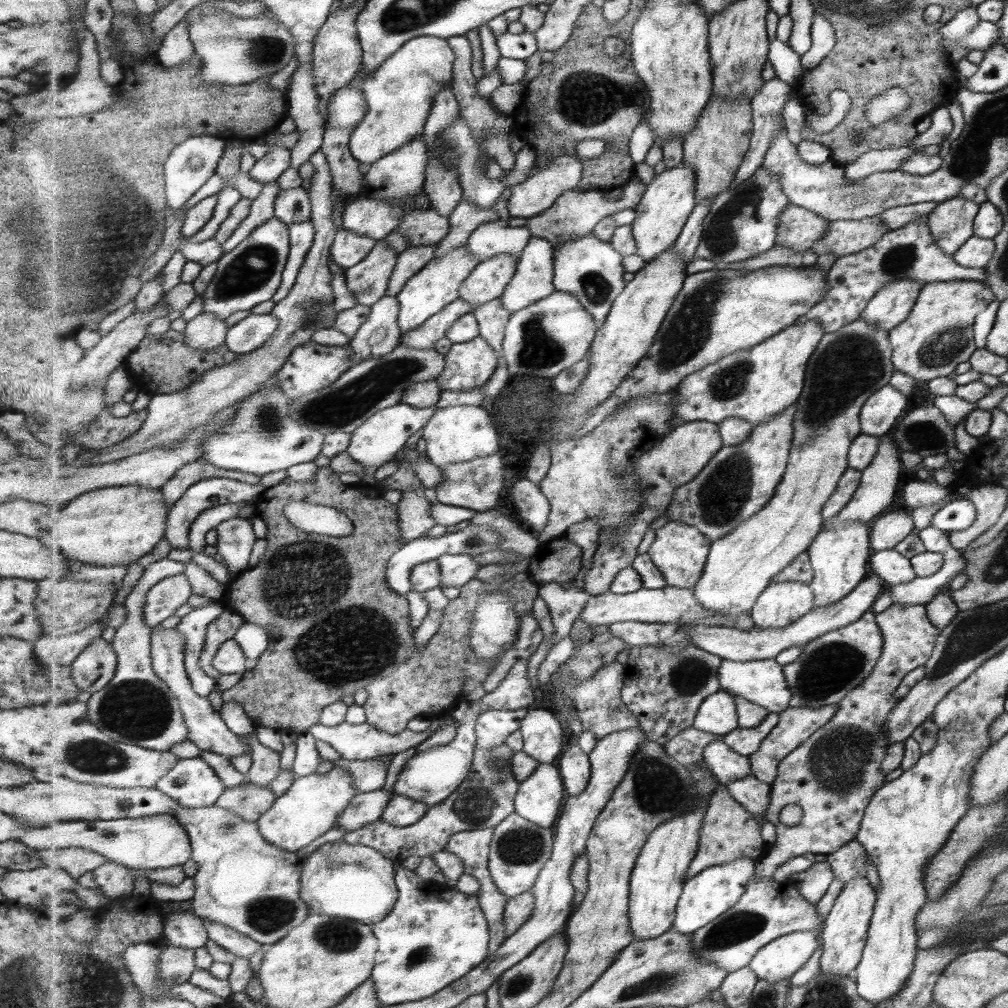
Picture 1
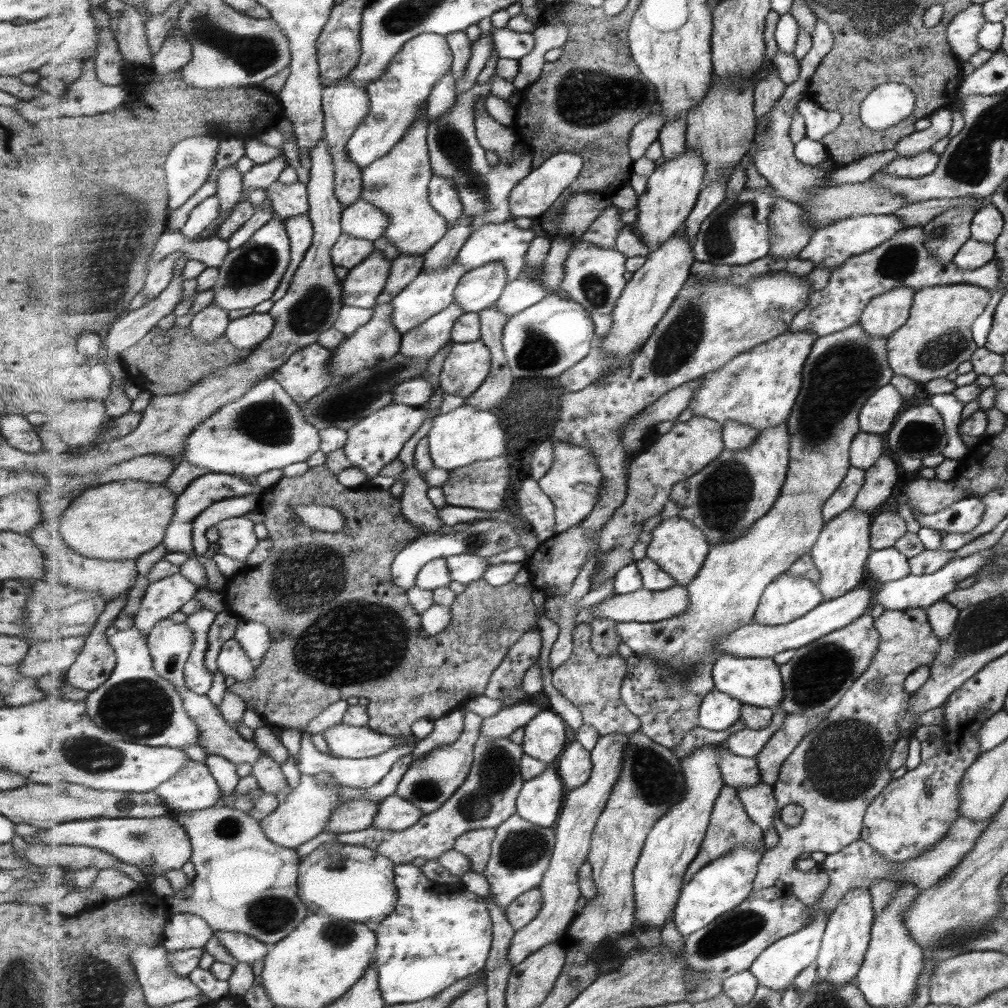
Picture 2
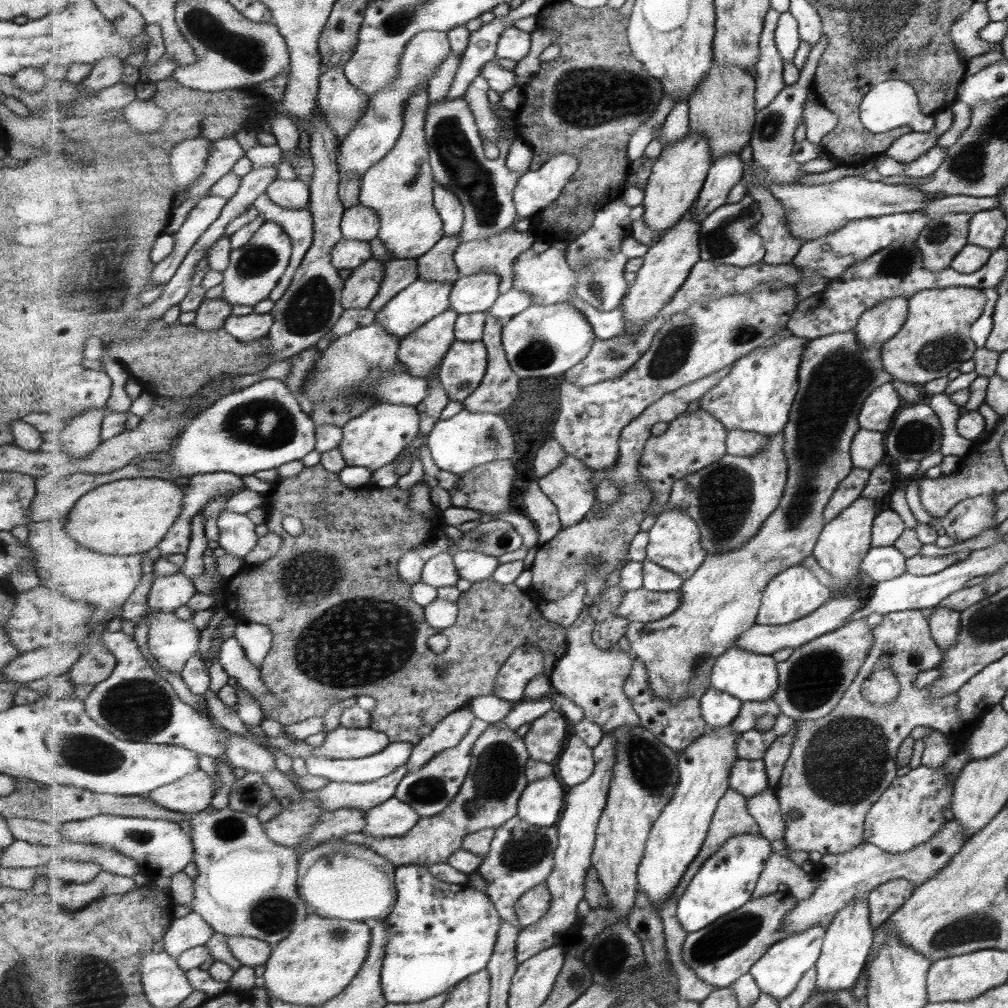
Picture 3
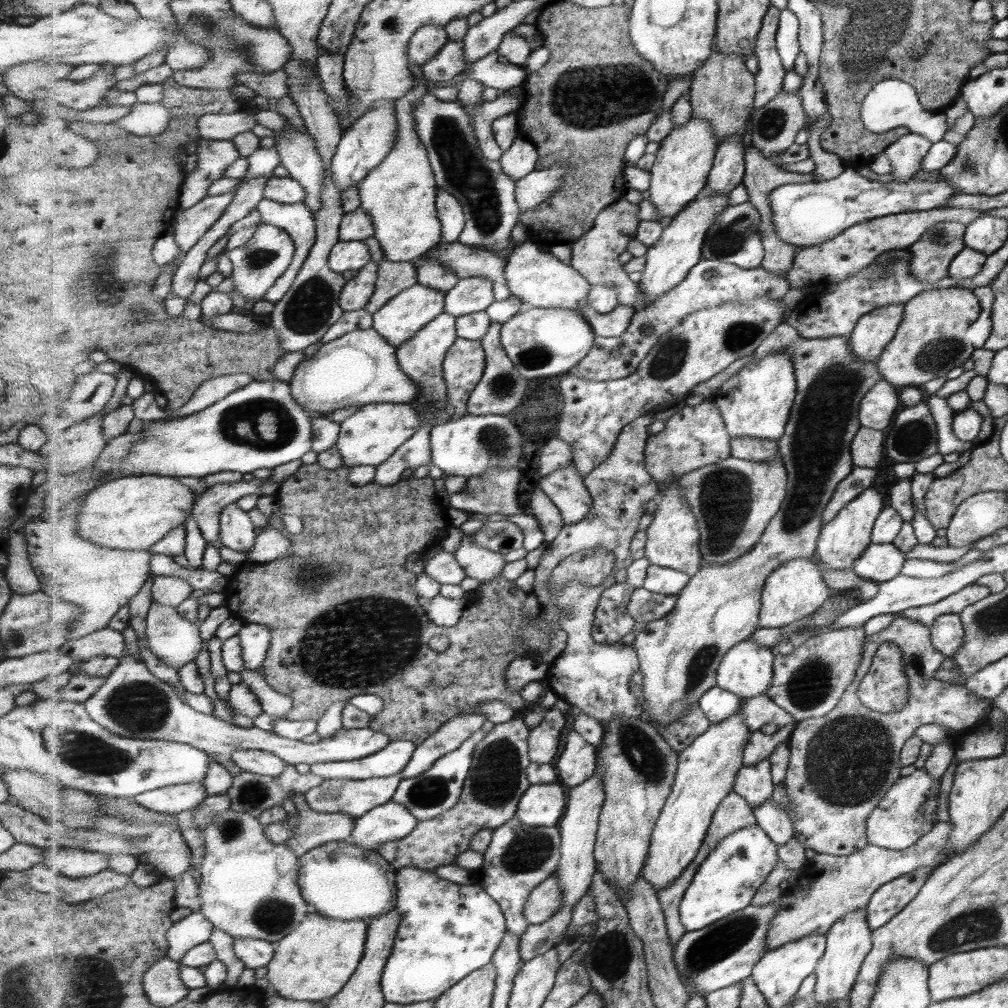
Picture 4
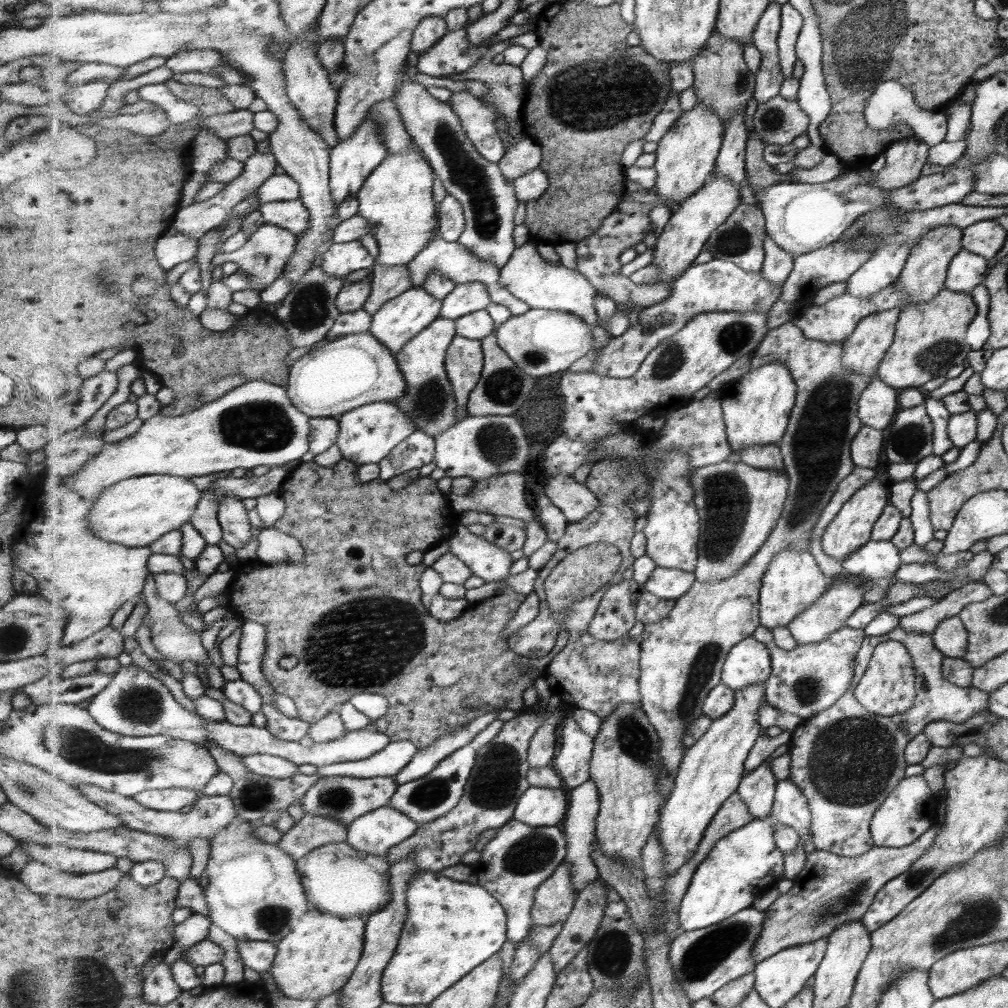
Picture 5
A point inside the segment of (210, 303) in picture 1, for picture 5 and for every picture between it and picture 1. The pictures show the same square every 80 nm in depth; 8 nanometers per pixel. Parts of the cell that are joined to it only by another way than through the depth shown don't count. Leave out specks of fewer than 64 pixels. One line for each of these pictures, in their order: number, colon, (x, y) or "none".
2: (250, 275)
3: (255, 270)
4: (258, 265)
5: (268, 251)

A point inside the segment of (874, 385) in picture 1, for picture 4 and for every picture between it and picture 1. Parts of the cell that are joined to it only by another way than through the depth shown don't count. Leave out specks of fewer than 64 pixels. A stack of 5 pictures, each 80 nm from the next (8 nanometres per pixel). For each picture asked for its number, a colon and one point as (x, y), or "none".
2: (844, 368)
3: (722, 600)
4: (680, 654)

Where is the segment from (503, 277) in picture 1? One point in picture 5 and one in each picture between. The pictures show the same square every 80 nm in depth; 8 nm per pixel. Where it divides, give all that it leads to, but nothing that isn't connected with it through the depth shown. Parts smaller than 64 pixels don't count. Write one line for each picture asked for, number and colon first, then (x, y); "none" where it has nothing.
2: (480, 288)
3: (478, 292)
4: (476, 294)
5: (464, 299)

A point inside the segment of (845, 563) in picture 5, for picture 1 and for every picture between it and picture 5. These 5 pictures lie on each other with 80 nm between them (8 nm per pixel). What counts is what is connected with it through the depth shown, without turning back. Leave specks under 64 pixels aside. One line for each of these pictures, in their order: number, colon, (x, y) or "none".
1: (890, 567)
2: (886, 565)
3: (883, 563)
4: (879, 562)

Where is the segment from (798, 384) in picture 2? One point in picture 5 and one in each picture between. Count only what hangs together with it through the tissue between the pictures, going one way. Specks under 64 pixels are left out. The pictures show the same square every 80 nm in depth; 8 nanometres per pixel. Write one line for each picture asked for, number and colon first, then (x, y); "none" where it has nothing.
3: (758, 395)
4: (756, 402)
5: (757, 407)

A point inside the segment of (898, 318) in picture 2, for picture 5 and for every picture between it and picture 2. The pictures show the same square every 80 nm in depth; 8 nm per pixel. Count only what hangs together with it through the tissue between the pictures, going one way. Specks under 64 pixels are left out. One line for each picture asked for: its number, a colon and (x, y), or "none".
3: (878, 323)
4: (873, 330)
5: (862, 351)

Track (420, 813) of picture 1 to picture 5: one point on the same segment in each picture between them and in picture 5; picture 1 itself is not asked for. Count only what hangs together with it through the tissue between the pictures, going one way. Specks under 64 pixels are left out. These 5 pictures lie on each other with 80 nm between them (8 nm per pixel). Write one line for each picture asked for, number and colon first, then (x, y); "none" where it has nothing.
2: (395, 813)
3: (394, 817)
4: (391, 821)
5: (377, 832)

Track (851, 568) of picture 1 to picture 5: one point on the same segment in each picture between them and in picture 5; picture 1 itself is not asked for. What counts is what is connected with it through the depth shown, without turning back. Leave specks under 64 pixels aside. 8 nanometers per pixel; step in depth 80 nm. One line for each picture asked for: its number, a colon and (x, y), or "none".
2: (840, 551)
3: (842, 546)
4: (843, 540)
5: (851, 528)

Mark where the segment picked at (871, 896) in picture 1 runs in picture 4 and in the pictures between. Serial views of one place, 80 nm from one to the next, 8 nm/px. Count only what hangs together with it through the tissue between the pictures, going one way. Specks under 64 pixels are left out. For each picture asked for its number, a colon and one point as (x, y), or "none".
2: (847, 937)
3: (849, 940)
4: (849, 942)

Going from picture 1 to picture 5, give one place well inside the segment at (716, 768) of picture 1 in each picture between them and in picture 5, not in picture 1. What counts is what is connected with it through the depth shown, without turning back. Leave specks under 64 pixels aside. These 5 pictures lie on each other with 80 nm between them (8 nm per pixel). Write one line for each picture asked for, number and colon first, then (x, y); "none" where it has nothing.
2: (738, 771)
3: (749, 777)
4: (754, 782)
5: (758, 788)

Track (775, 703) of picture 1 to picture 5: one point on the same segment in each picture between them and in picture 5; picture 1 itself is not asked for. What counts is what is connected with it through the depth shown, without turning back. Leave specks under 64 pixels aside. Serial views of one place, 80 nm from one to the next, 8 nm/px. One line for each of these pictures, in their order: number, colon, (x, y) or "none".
2: (758, 681)
3: (750, 676)
4: (747, 670)
5: (750, 662)

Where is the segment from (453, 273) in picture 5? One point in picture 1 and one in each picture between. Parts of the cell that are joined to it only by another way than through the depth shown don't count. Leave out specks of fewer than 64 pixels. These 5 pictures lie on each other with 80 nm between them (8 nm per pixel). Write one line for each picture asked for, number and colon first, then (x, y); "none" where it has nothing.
1: (492, 238)
2: (505, 243)
3: (499, 254)
4: (466, 261)

